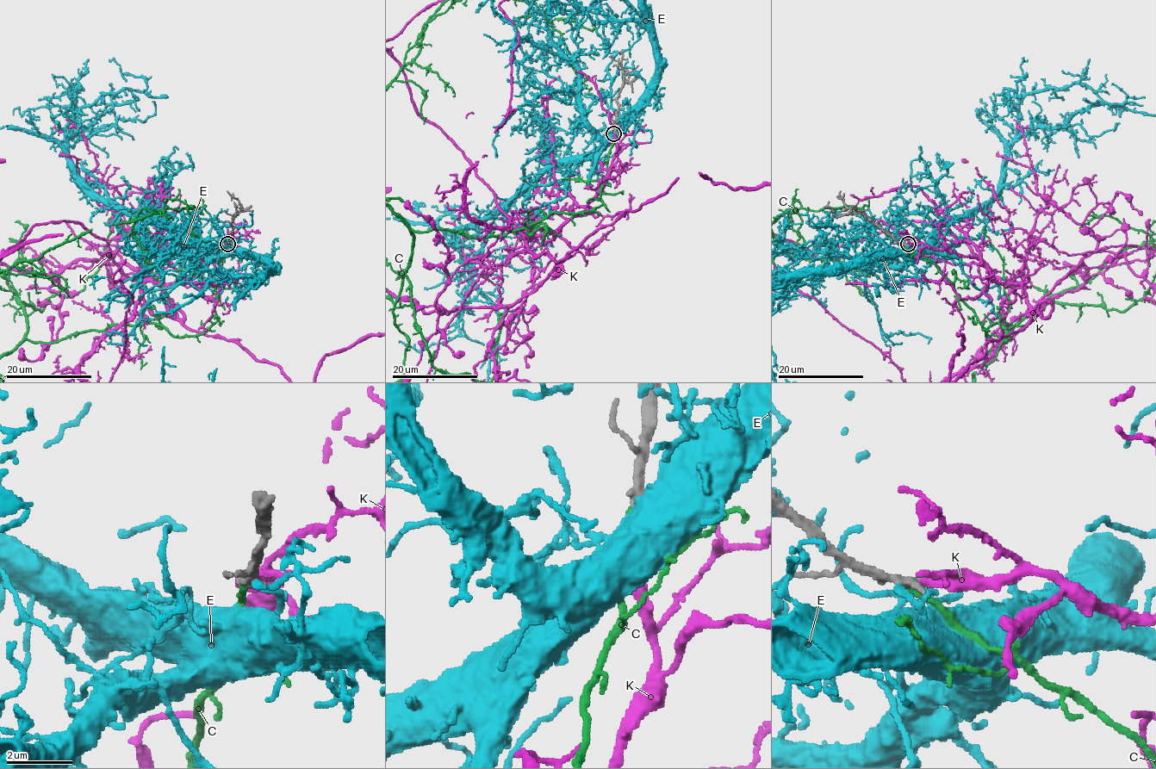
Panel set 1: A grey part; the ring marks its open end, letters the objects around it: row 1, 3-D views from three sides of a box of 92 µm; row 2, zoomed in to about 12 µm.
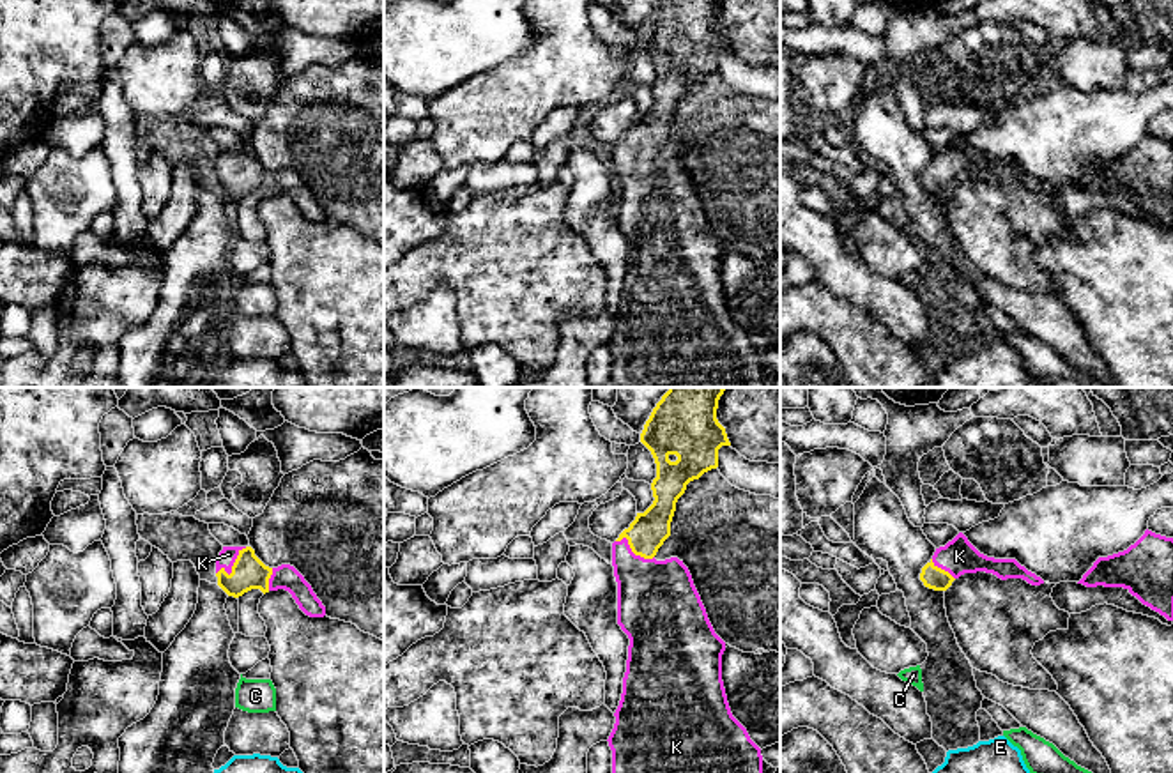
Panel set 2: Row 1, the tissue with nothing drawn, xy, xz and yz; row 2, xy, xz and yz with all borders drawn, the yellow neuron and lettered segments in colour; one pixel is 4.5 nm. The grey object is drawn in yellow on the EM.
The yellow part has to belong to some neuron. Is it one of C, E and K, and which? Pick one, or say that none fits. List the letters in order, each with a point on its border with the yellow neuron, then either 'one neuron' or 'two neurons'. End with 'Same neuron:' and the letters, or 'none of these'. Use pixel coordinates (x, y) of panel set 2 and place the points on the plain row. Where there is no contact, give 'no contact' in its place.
C: no contact; two neurons
E: no contact; two neurons
K: contact xy (232, 170); one neuron
Same neuron: K

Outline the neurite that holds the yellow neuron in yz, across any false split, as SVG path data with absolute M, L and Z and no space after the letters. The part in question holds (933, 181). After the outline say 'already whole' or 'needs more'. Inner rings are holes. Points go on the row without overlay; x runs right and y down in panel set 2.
M962 136L936 152L932 163L922 172L920 184L929 193L947 195L961 179L977 175L993 177L1001 184L1023 182L1031 189L1044 188L1016 163L994 163L980 157Z; needs more

